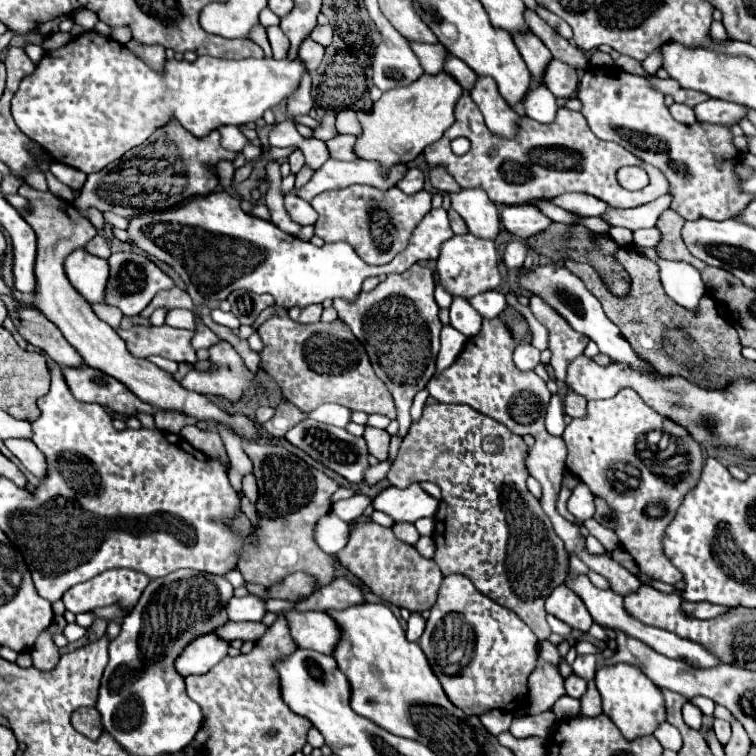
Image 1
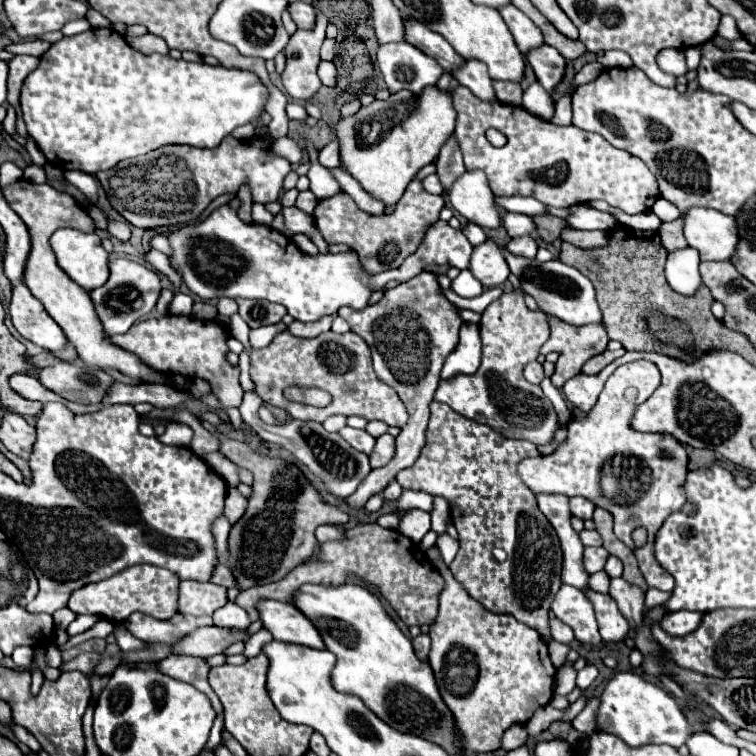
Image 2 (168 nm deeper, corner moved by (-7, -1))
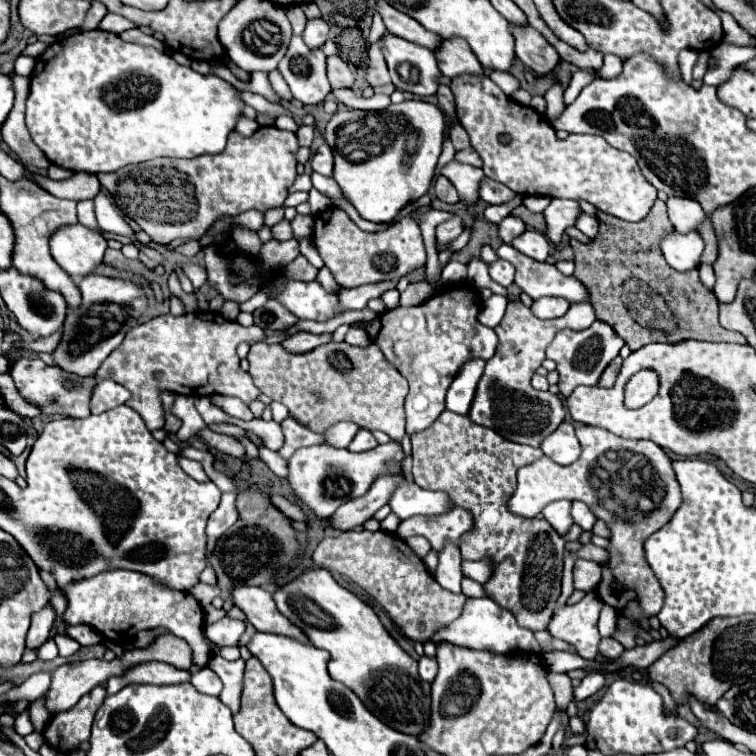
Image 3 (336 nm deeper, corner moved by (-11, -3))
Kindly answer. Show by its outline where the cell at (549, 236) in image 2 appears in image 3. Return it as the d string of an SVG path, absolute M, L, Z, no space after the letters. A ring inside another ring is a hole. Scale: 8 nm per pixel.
M525 205L515 207L515 209L513 209L513 215L521 217L521 219L525 221L525 225L527 225L527 227L537 229L537 231L541 231L541 233L547 233L547 223L545 223L545 217L543 217L543 215L537 215L537 213L531 213Z

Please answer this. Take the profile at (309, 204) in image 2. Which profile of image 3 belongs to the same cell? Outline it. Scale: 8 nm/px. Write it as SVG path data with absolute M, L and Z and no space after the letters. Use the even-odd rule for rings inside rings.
M295 215L295 219L291 221L293 225L293 233L295 239L311 235L311 227L313 227L313 215Z

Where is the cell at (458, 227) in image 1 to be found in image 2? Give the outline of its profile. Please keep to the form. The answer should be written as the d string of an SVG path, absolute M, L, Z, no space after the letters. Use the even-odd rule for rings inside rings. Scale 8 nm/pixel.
M469 223L463 233L465 233L465 237L469 239L469 243L471 243L473 247L475 247L475 245L481 245L481 241L487 241L485 231L483 231L479 225L475 225L475 223Z

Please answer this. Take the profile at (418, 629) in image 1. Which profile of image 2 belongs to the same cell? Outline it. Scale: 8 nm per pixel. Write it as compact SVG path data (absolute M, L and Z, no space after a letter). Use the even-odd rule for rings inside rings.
M419 635L413 639L413 649L415 649L415 655L421 659L421 661L427 661L427 653L429 653L429 637L427 635Z

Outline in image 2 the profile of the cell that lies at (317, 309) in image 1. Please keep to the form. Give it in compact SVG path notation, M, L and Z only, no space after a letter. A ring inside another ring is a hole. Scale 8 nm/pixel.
M323 317L315 323L301 323L301 321L293 321L287 329L291 335L299 337L299 339L313 339L325 331L331 329L331 323L333 323L333 317Z

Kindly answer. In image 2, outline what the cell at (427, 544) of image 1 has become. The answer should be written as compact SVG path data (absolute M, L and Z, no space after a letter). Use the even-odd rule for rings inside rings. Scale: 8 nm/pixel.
M437 547L427 557L445 579L439 615L431 625L429 665L435 673L443 703L455 717L455 729L465 739L463 749L489 753L501 747L501 737L511 725L525 725L533 713L553 697L553 667L541 635L511 615L497 615L477 603L449 573Z

